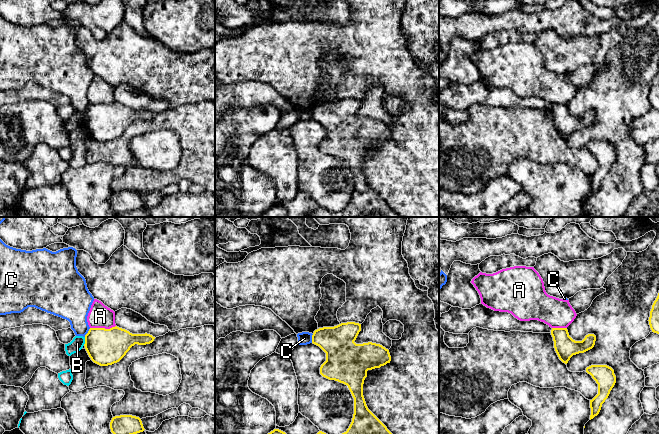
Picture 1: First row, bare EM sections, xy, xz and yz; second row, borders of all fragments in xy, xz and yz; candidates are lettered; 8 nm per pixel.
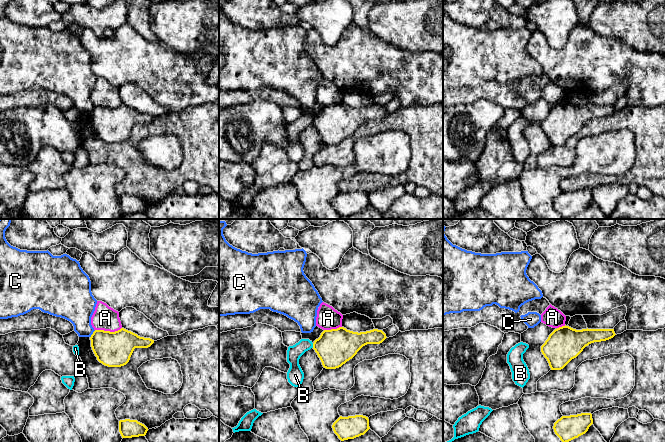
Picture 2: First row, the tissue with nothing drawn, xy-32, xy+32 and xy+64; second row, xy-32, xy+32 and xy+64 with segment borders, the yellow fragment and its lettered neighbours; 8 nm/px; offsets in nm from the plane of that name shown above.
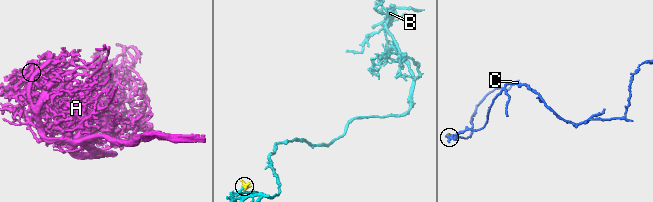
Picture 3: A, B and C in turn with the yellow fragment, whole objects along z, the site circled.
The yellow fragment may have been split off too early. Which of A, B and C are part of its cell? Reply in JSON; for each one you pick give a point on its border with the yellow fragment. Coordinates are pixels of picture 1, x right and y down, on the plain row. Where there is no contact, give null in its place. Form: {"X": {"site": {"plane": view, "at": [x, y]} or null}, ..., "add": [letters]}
{"add": []}

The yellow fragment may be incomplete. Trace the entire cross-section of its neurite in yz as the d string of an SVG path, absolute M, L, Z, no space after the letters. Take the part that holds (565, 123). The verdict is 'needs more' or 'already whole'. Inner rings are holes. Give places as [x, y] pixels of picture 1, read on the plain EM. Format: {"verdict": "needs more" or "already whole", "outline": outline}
{"verdict": "already whole", "outline": "M552 104L551 111L555 127L559 135L565 140L573 131L592 125L596 117L594 110L586 111L582 117L575 117L569 112L567 104Z"}

